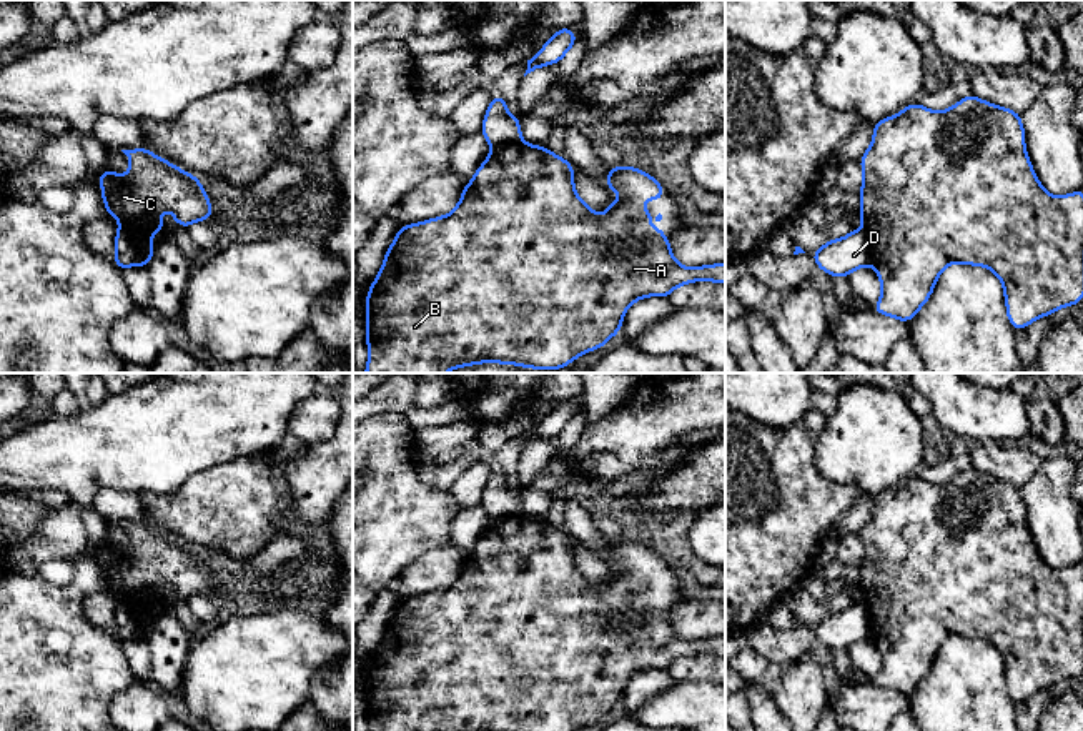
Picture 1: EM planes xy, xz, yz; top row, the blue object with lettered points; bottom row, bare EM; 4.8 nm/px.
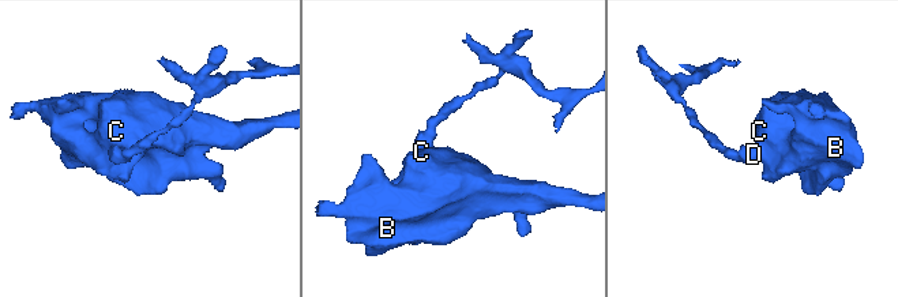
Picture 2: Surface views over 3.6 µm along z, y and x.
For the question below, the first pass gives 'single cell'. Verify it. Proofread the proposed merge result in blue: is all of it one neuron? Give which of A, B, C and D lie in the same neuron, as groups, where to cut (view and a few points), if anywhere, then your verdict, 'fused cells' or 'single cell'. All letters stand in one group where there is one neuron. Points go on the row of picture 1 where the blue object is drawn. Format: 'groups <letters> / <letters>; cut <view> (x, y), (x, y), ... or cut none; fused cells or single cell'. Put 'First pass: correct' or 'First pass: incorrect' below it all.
groups A B C / D; cut yz (864, 227), (872, 263); fused cells
First pass: incorrect

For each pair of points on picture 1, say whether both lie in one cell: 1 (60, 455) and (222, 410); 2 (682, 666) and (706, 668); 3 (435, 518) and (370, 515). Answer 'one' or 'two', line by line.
1: one
2: one
3: one

